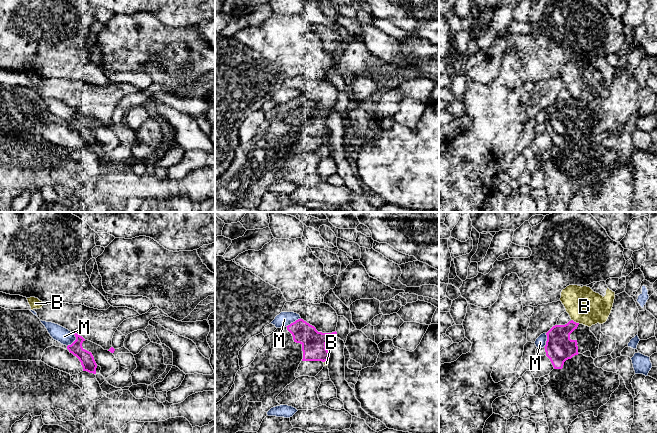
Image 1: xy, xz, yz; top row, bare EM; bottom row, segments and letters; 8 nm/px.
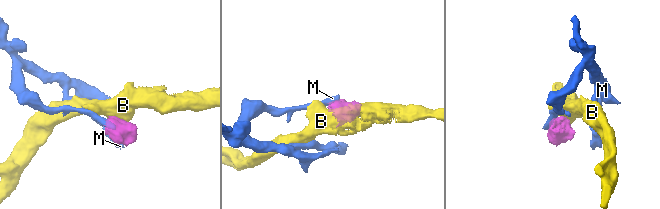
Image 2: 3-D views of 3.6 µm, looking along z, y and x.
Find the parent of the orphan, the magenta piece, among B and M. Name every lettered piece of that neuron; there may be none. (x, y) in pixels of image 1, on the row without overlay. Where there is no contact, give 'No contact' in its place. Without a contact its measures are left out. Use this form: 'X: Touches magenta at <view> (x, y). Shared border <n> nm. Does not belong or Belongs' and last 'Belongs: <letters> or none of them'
B: Touches magenta at yz (575, 98). Shared border 80 nm. Does not belong
M: Touches magenta at xy (75, 116). Shared border 130 nm. Does not belong
Belongs: none of them

